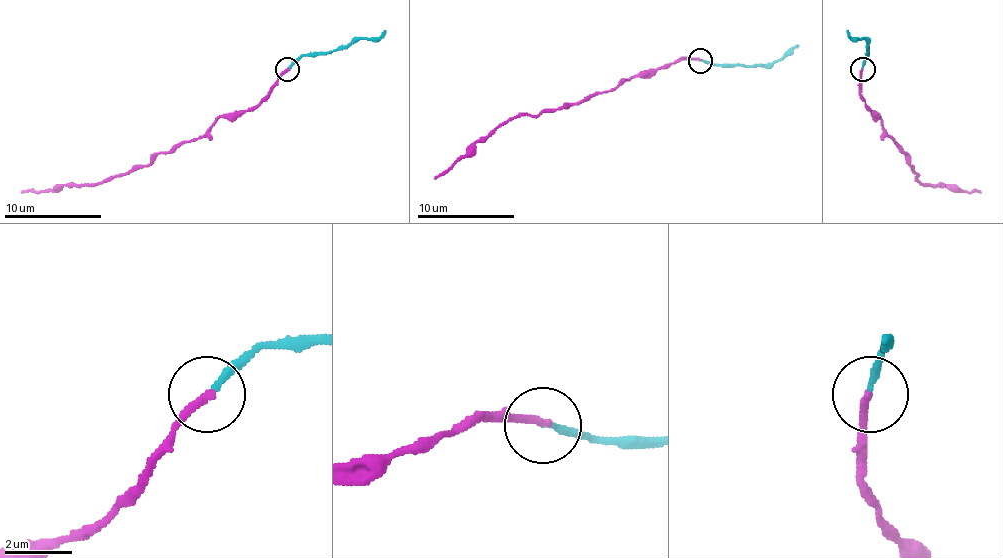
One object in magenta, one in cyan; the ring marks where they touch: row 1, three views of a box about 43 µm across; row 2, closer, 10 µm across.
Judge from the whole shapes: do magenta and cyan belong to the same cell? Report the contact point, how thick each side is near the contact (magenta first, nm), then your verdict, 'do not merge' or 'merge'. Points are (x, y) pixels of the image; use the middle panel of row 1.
place (700, 60); calibres 260 and 160 nm; merge

